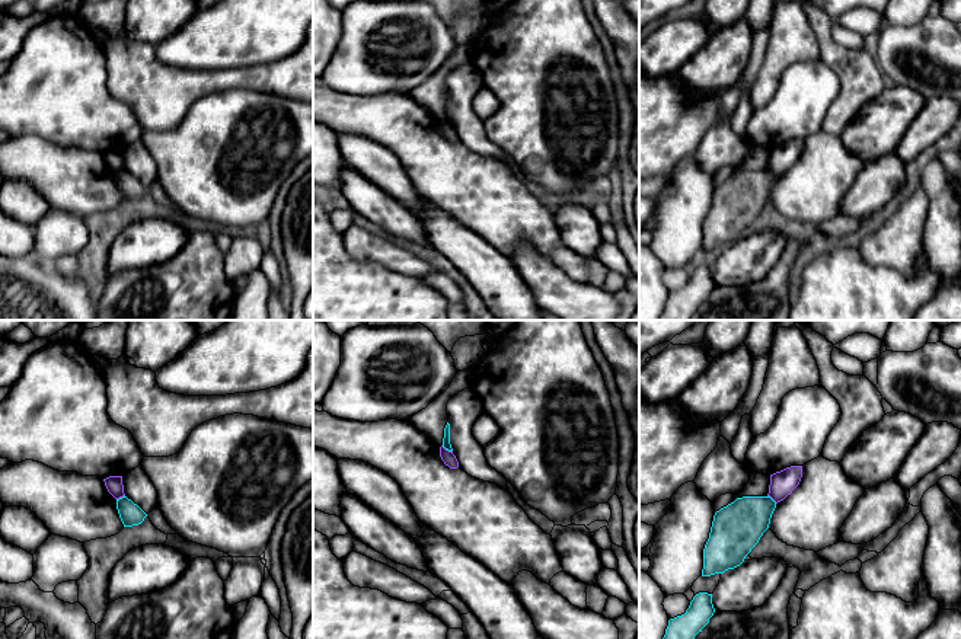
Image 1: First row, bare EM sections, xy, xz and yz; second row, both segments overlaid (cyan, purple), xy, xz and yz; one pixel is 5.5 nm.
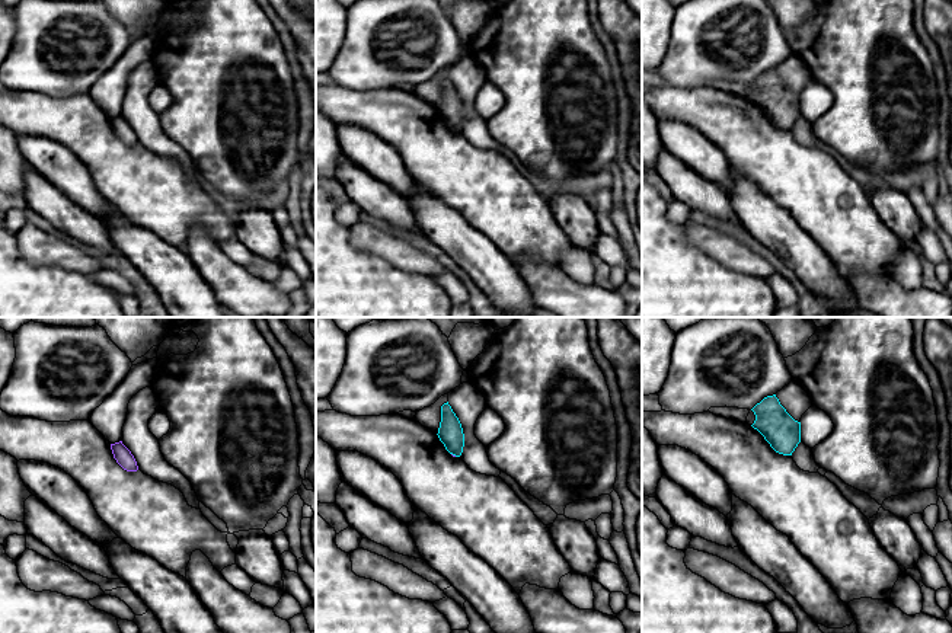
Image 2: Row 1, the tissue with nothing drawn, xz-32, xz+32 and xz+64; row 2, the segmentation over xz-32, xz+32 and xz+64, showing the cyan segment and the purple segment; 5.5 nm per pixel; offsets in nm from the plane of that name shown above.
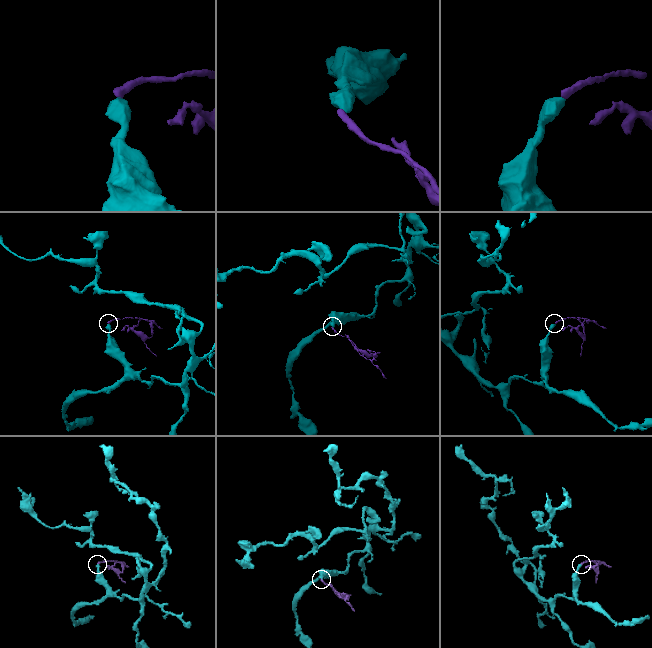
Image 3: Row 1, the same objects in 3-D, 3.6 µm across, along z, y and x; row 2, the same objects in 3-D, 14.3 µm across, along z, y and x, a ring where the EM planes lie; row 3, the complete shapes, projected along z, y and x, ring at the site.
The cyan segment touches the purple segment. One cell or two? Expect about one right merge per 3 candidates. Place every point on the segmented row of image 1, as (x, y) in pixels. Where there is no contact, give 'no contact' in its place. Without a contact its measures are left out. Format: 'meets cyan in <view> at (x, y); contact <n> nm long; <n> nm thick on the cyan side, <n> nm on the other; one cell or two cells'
meets cyan in xz at (447, 449); contact 70 nm long; 50 nm thick on the cyan side, 70 nm on the other; two cells

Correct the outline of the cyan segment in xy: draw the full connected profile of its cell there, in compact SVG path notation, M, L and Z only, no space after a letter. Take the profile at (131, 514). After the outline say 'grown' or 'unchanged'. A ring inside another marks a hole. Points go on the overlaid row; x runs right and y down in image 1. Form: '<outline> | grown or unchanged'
M127 496L116 499L116 509L124 527L138 525L147 517L147 514Z | unchanged

